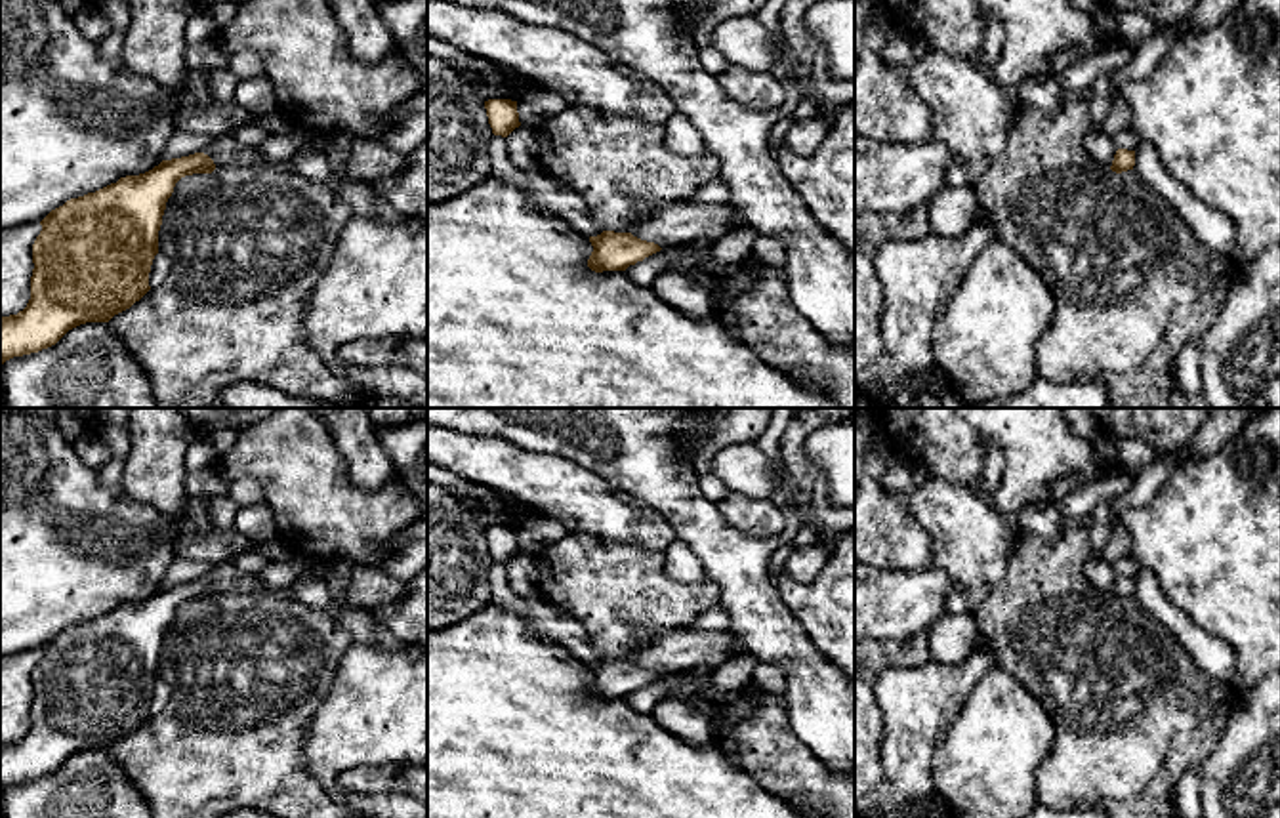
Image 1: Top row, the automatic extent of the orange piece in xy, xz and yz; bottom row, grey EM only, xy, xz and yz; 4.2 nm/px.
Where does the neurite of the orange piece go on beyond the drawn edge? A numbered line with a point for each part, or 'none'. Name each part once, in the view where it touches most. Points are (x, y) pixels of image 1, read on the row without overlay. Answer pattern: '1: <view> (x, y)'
1: xz (680, 651)

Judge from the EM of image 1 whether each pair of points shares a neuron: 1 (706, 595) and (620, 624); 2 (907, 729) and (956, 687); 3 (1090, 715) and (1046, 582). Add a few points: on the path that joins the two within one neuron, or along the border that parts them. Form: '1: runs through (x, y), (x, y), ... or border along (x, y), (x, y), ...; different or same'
1: runs through (685, 603), (641, 605); same
2: runs through (918, 717), (945, 691); same
3: runs through (1090, 683), (1090, 666), (1046, 622), (1046, 614); same

